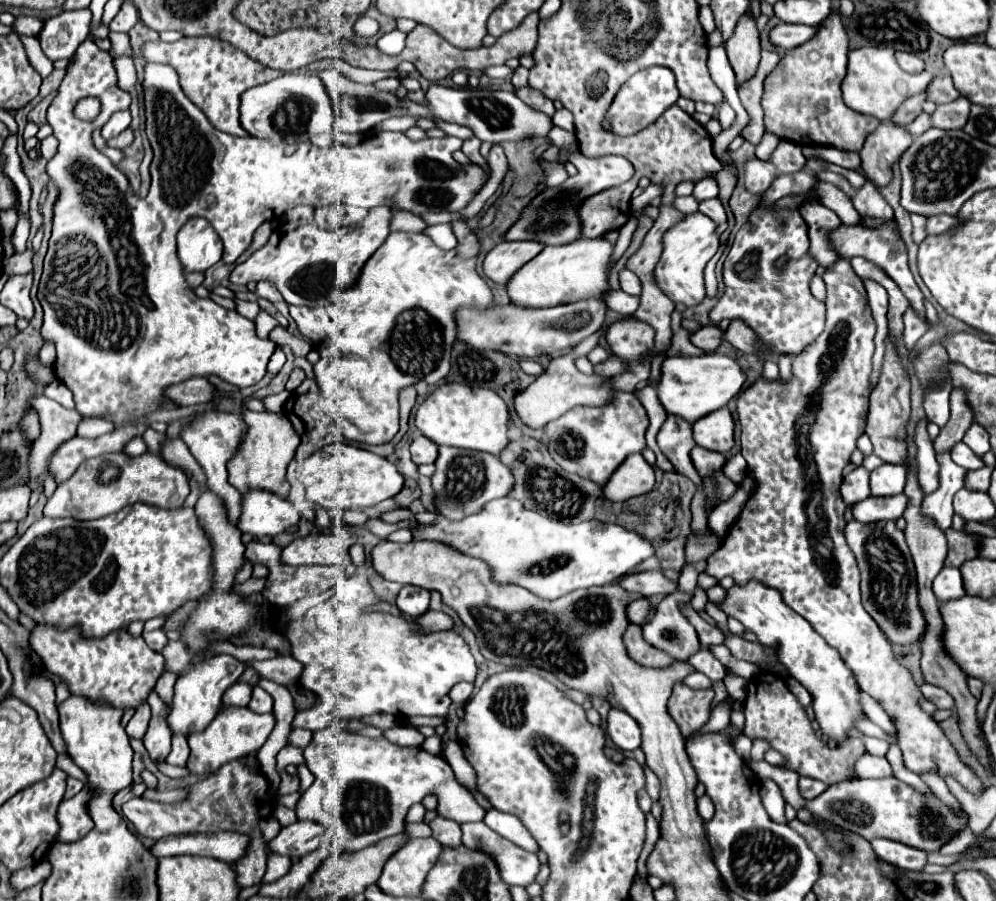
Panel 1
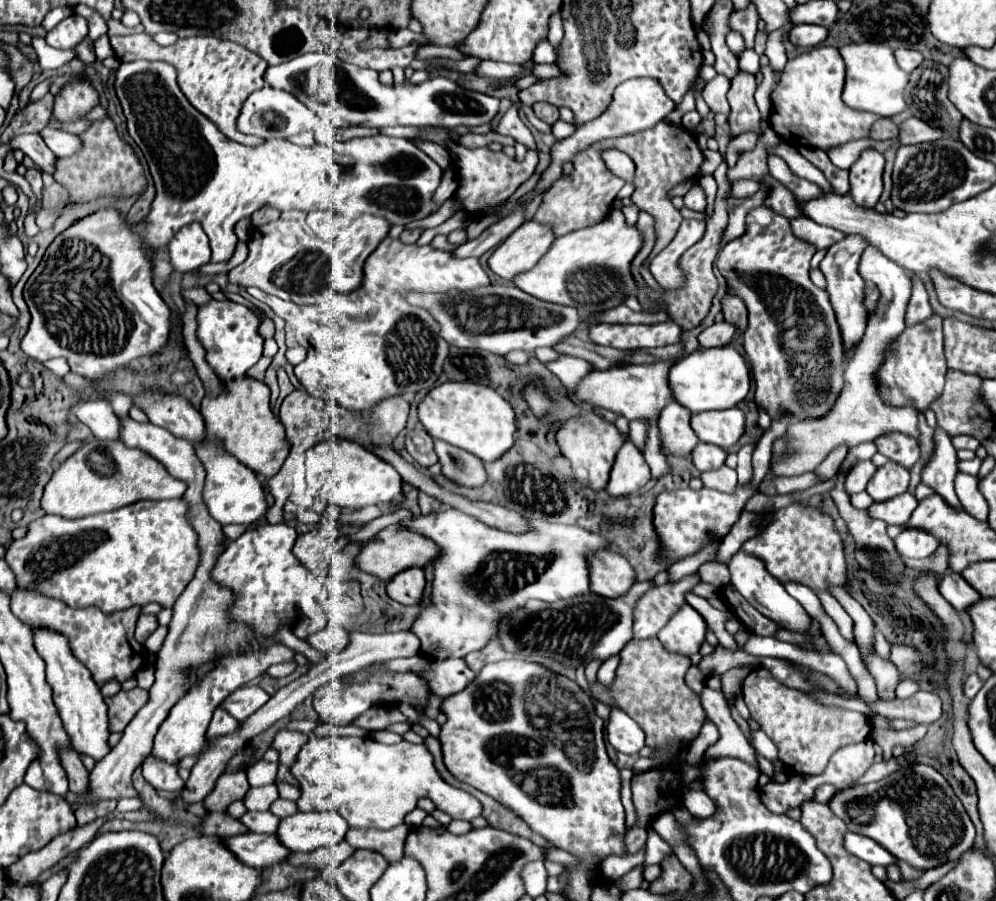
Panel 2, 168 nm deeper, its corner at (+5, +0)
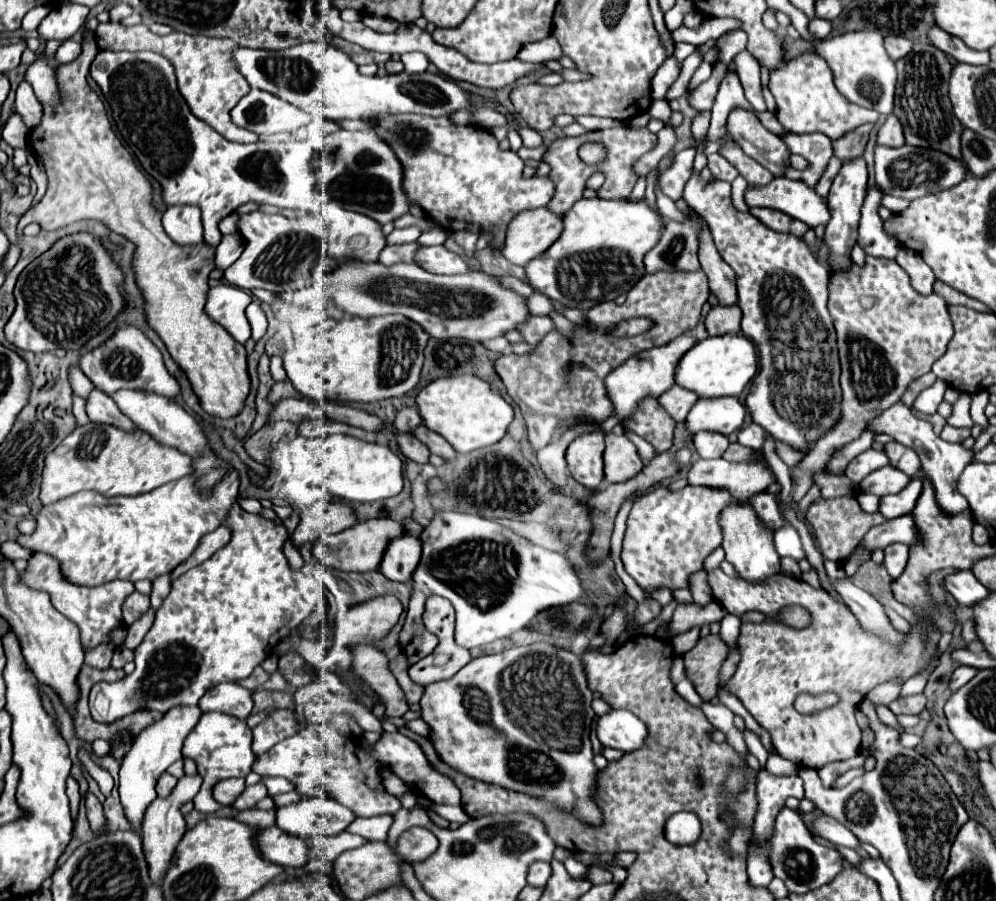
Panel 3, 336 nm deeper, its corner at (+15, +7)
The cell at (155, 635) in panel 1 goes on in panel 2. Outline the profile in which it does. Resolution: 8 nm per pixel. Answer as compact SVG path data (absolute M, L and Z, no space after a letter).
M143 613L137 621L137 629L135 629L135 639L139 643L145 643L145 639L159 627L157 623L157 615L151 615L151 613Z

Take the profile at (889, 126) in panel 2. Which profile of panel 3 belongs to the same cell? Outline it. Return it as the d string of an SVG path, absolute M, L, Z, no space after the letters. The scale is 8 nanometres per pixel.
M863 124L857 130L851 130L849 134L841 136L839 140L835 140L833 142L835 156L841 158L841 160L851 160L851 158L863 156L871 128L873 128L873 124Z

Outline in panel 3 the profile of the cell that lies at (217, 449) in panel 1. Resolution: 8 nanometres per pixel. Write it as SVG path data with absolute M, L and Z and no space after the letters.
M131 326L121 328L101 348L83 354L81 370L95 384L95 388L99 388L107 394L115 394L121 388L129 388L129 390L153 392L153 394L165 396L169 400L175 400L175 396L179 396L179 384L167 372L167 368L163 364L163 356L157 350L157 346L143 332L139 332L137 328L131 328Z

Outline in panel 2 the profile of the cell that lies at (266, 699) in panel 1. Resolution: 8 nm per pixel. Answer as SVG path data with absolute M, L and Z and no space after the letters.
M243 685L235 689L227 699L221 701L221 709L225 709L229 715L233 715L237 721L245 721L251 717L257 709L261 709L269 701L269 695L255 685Z

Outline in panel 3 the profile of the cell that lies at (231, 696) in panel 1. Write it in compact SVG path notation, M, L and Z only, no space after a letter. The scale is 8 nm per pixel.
M221 712L201 714L197 726L185 738L183 756L193 758L197 762L197 772L203 776L203 786L201 786L199 794L193 798L195 810L199 810L203 814L213 814L213 812L221 810L223 806L219 802L215 802L215 798L211 796L211 786L223 778L233 778L233 776L245 778L251 772L251 766L255 762L255 754L251 750L251 728L243 720L221 714Z

